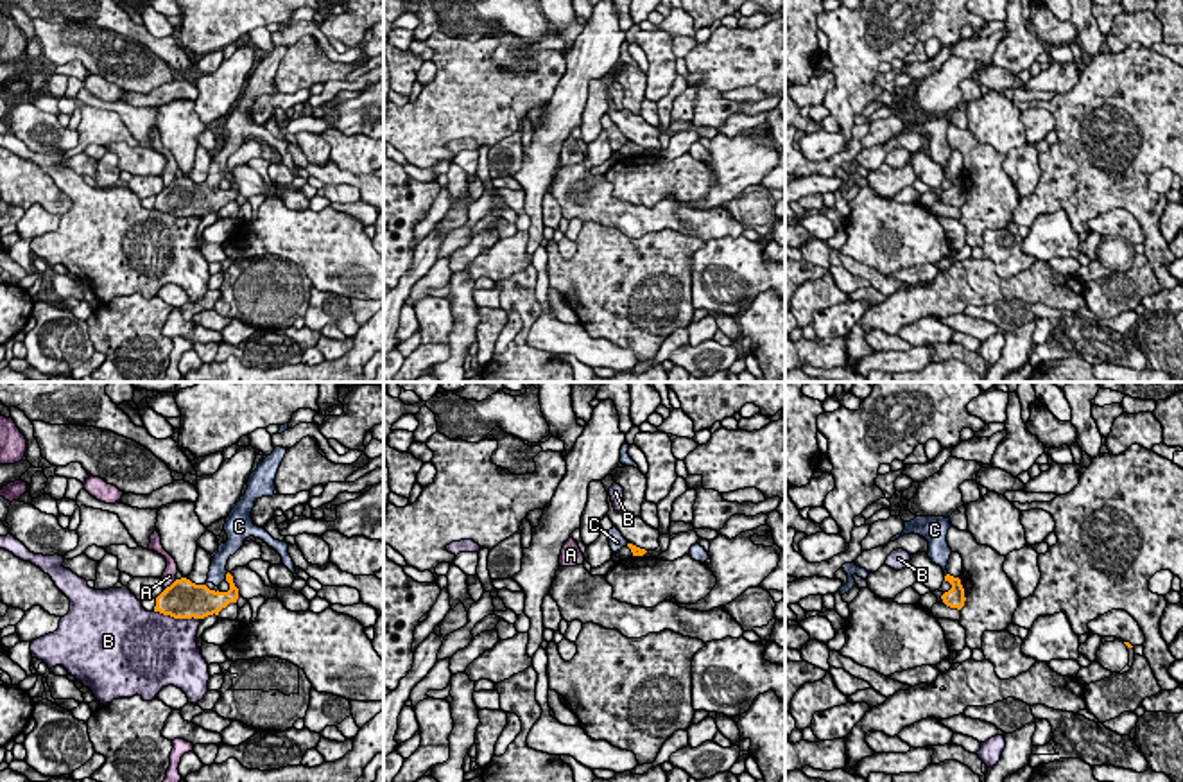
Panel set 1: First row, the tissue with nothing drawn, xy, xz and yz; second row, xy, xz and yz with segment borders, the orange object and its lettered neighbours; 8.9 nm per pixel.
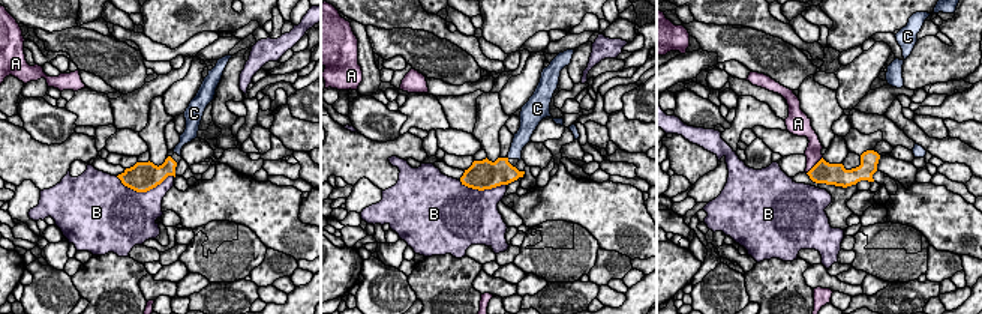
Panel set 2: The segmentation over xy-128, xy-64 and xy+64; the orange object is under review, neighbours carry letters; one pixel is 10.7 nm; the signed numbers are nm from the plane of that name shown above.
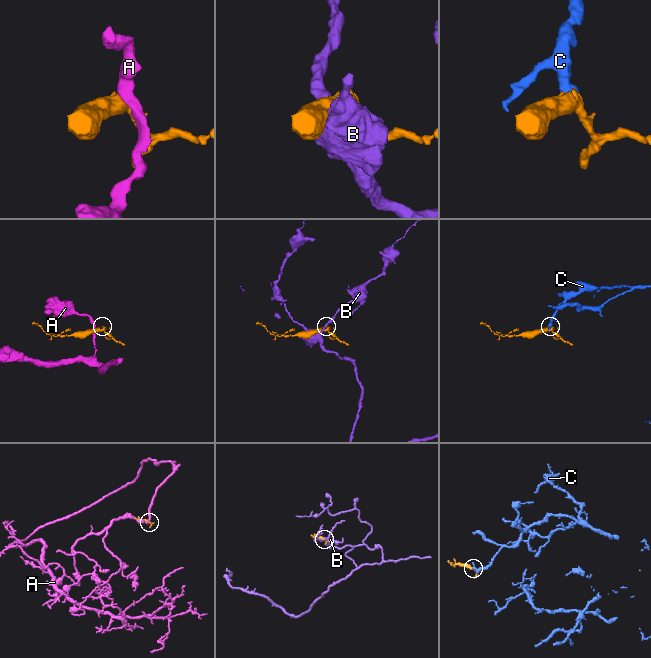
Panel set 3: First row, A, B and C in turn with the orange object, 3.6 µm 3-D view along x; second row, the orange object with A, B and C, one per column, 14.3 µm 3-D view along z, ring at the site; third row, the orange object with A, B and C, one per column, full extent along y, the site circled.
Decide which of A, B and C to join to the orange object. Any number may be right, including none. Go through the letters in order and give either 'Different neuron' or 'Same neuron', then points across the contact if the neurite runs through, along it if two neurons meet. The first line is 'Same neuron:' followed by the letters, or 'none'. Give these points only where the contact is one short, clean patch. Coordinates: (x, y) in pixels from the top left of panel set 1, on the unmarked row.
Same neuron: C
A: Different neuron. Boundary: xy (176, 178), (165, 187)
B: Different neuron
C: Same neuron. Path across: xy (215, 199), (232, 189), (226, 174), (217, 171)

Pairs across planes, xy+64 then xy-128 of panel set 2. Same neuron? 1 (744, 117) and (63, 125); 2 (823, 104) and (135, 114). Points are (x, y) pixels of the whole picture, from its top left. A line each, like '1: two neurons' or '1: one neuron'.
1: two neurons
2: two neurons

